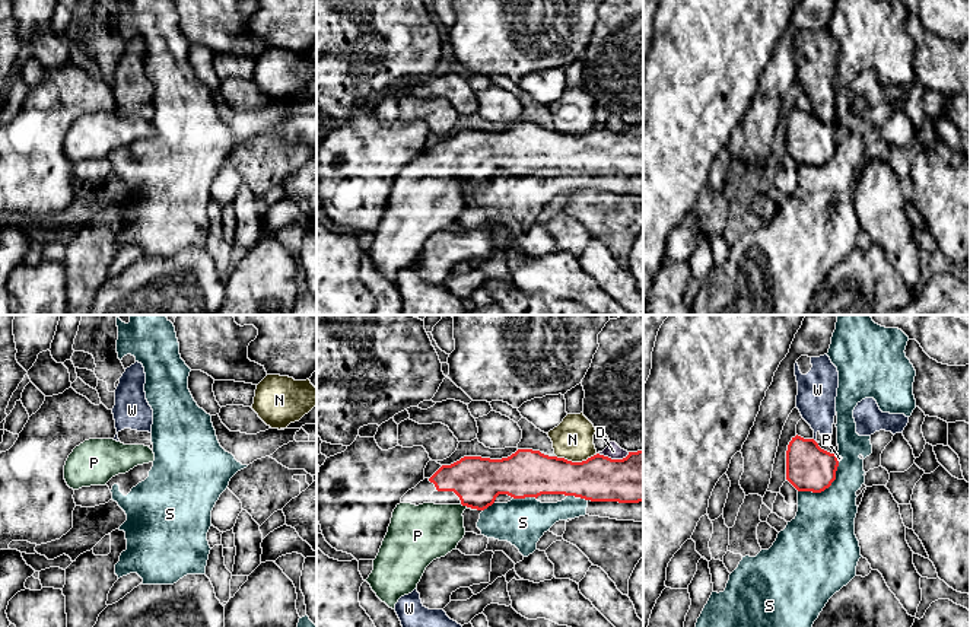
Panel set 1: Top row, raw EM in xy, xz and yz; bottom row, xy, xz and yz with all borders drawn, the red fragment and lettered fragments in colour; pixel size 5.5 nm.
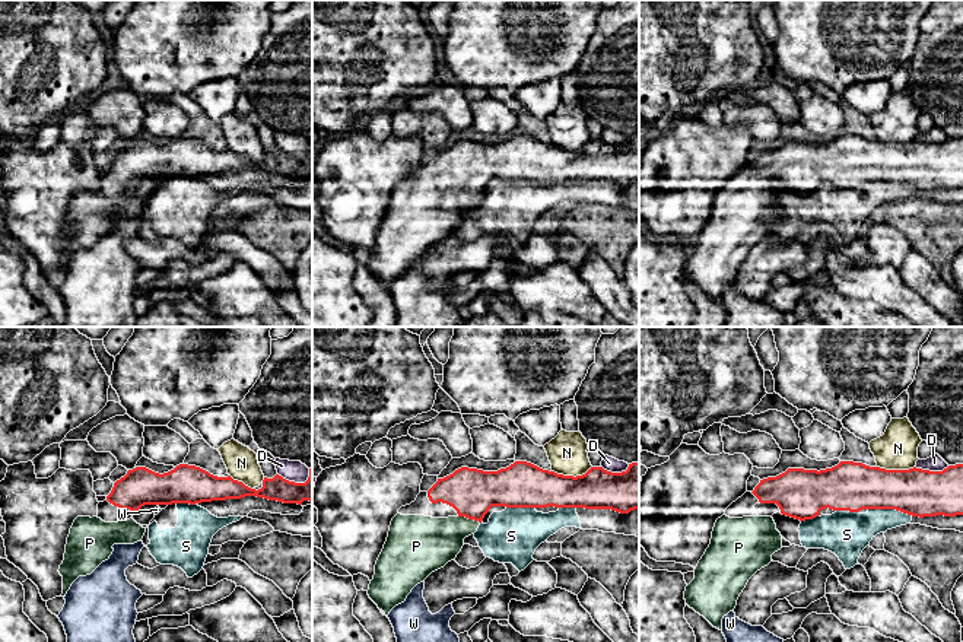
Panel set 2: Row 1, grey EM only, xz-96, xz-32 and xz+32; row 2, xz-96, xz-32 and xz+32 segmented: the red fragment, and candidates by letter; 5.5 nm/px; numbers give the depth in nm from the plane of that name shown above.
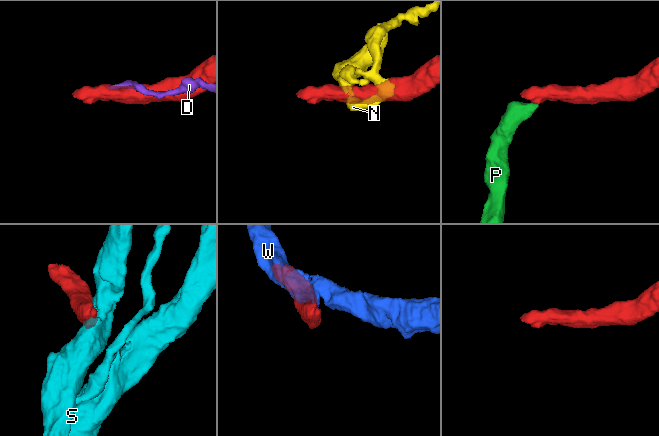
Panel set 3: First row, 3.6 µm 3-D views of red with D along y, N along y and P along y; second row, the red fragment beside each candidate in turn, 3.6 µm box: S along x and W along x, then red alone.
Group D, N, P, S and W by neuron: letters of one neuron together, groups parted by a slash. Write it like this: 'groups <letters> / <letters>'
groups D / N / P / S / W

